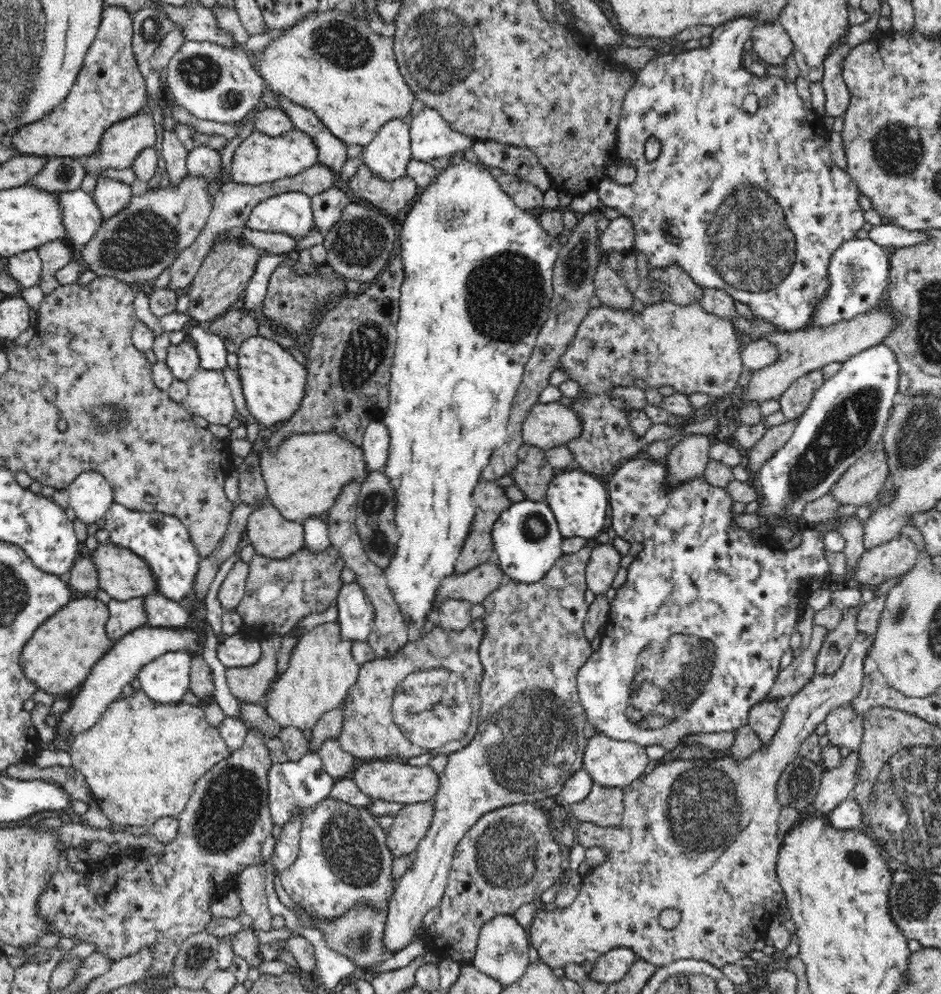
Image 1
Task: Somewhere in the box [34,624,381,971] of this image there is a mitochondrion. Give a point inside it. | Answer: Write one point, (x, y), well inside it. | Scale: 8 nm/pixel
(229, 807)

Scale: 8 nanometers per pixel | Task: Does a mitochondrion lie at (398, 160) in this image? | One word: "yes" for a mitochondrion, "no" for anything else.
no

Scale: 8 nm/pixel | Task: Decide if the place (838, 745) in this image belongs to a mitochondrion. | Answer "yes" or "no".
no

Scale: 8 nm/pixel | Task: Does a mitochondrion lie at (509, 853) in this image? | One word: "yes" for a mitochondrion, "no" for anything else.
yes

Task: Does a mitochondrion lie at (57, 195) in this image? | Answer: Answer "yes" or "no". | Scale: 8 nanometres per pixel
no

